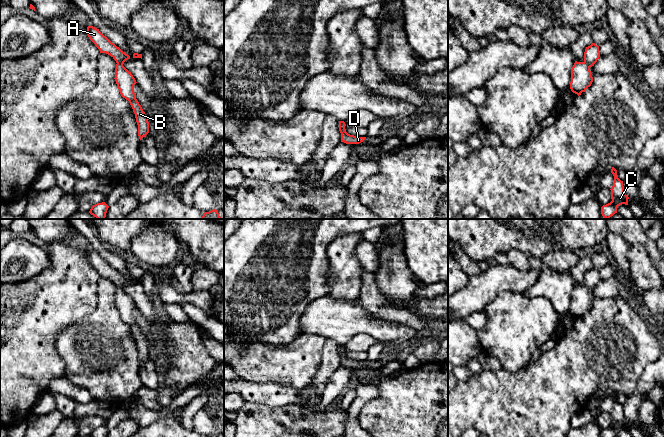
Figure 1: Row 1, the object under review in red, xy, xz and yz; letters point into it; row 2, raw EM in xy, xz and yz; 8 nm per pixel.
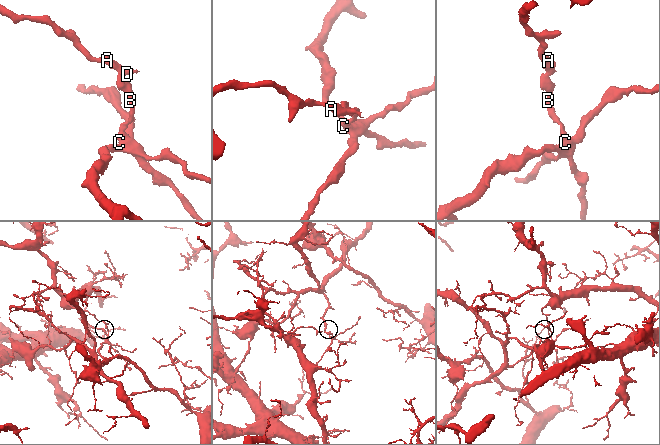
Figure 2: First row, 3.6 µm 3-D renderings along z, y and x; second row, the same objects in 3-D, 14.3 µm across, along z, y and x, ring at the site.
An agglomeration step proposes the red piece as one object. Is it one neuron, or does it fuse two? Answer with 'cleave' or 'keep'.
cleave

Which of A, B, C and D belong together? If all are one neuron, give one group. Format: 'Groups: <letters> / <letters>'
Groups: A D / B C

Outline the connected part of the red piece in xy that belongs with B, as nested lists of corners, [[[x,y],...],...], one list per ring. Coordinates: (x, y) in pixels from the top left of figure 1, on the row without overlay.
[[[118,287],[116,288],[114,303],[121,320],[129,325],[133,333],[138,349],[138,360],[141,364],[149,357],[149,346],[134,317],[134,309],[137,306],[131,296],[129,296],[123,288]]]

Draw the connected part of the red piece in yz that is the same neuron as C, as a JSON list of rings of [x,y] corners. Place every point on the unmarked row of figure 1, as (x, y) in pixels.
[[[612,391],[611,397],[614,400],[613,410],[610,413],[612,425],[601,431],[601,437],[617,437],[620,429],[628,429],[629,421],[625,418],[623,405],[618,402],[617,394],[614,391]]]

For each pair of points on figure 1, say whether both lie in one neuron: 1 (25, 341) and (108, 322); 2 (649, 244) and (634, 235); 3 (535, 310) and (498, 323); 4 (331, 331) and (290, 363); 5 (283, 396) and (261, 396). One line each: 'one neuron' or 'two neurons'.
1: two neurons
2: one neuron
3: one neuron
4: two neurons
5: one neuron

